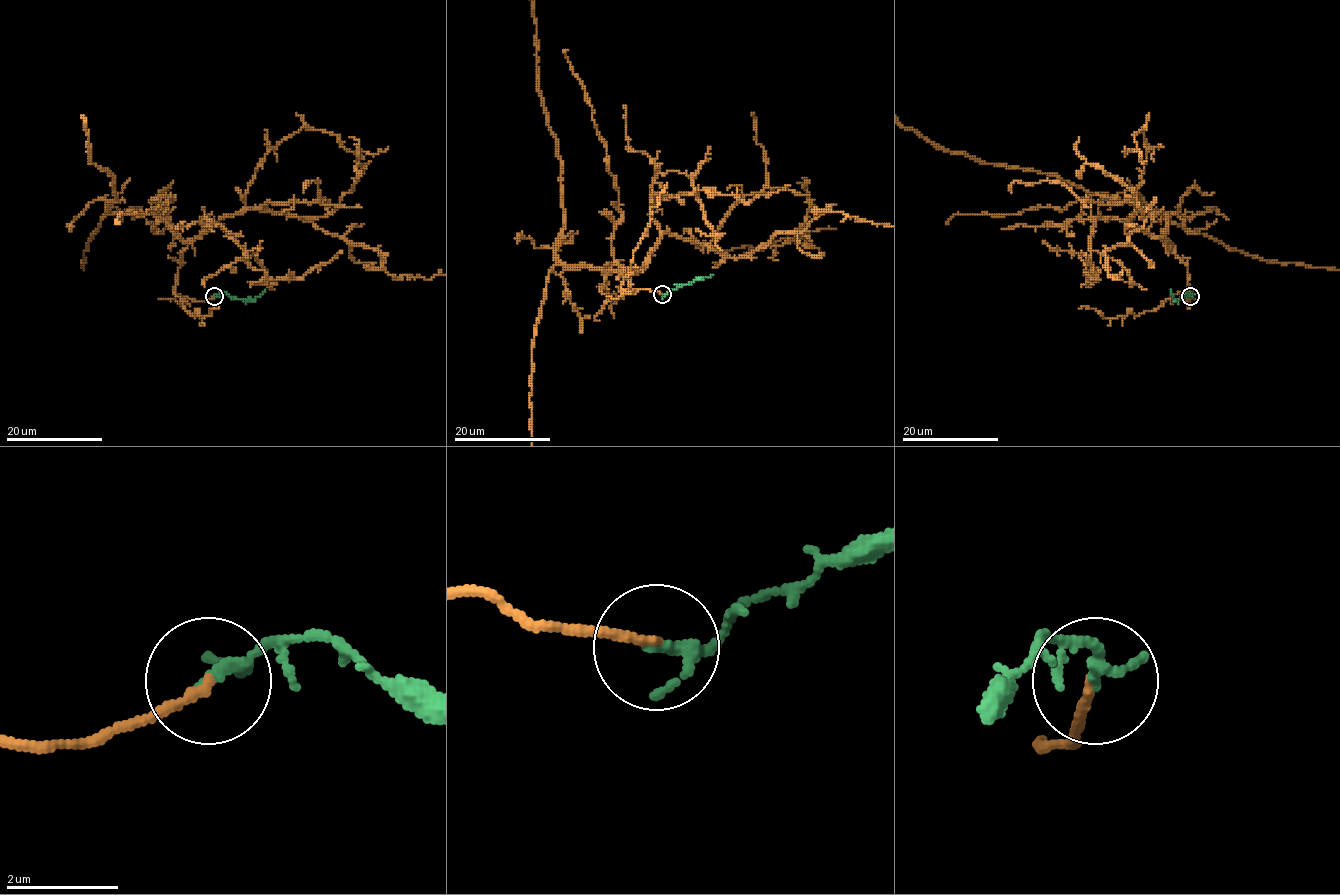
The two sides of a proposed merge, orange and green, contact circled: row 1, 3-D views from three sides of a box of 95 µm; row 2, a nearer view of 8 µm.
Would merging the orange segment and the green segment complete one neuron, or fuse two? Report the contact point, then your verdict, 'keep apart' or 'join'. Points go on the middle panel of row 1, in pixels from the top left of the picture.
at (662, 294); join

